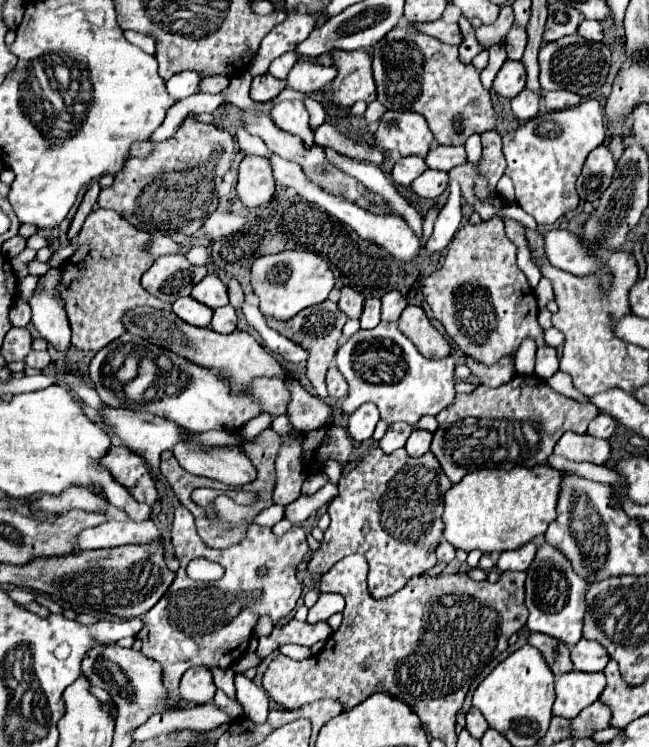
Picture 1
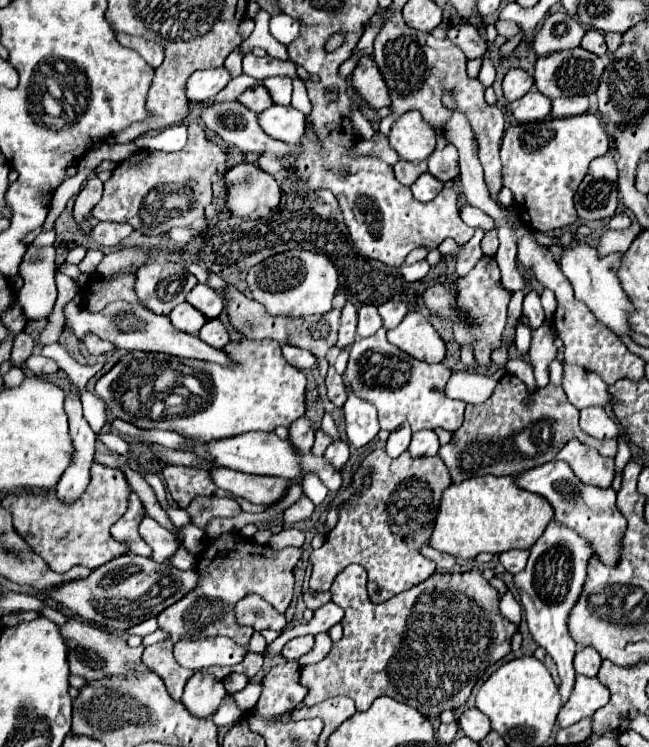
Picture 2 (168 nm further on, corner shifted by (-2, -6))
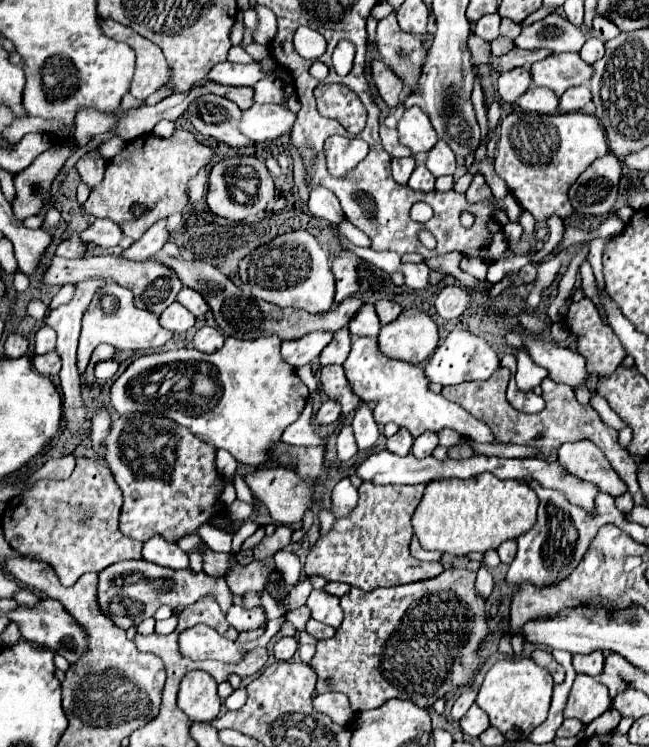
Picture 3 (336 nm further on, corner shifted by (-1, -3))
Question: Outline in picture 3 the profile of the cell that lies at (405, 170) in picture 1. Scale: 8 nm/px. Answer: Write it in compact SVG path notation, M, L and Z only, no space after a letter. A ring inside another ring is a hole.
M393 158L391 170L397 184L407 184L411 172L415 170L415 158Z

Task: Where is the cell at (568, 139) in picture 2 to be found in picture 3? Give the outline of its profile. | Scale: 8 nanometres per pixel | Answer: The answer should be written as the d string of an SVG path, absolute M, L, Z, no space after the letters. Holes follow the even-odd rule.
M509 114L501 120L495 172L507 182L509 192L517 202L533 214L537 222L545 222L549 216L567 218L573 214L573 206L567 198L569 186L577 176L597 158L609 152L605 132L599 120L591 114Z

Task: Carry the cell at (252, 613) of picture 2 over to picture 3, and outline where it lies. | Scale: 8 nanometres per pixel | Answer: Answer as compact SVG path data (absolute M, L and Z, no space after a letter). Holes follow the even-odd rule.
M125 560L125 562L117 562L117 564L109 566L109 568L105 568L99 574L99 594L97 596L99 596L99 606L101 606L103 614L107 618L111 618L123 630L141 624L145 618L151 618L157 612L157 608L163 606L163 604L169 604L171 608L175 608L179 604L189 606L189 604L195 604L201 596L215 596L223 612L227 612L229 606L233 604L231 590L227 588L225 578L211 578L205 572L195 574L191 570L171 570L171 568L163 568L163 566L157 566L157 564L147 562L147 560Z

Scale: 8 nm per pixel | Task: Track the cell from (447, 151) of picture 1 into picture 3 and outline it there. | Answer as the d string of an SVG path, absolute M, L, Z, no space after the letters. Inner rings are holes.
M439 140L427 154L427 168L433 176L445 176L455 172L455 154L443 140Z

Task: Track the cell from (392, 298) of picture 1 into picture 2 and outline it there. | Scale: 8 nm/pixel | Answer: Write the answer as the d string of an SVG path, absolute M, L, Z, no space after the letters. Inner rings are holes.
M386 301L378 307L378 311L380 311L380 317L384 321L384 327L394 329L408 313L408 307L402 301Z

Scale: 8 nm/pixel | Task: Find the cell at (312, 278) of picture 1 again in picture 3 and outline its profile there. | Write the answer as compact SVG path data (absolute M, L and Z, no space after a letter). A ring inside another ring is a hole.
M305 230L279 234L269 244L255 248L239 262L239 278L251 286L253 298L267 300L281 308L297 308L309 314L321 314L333 306L335 278L329 256L315 236Z

